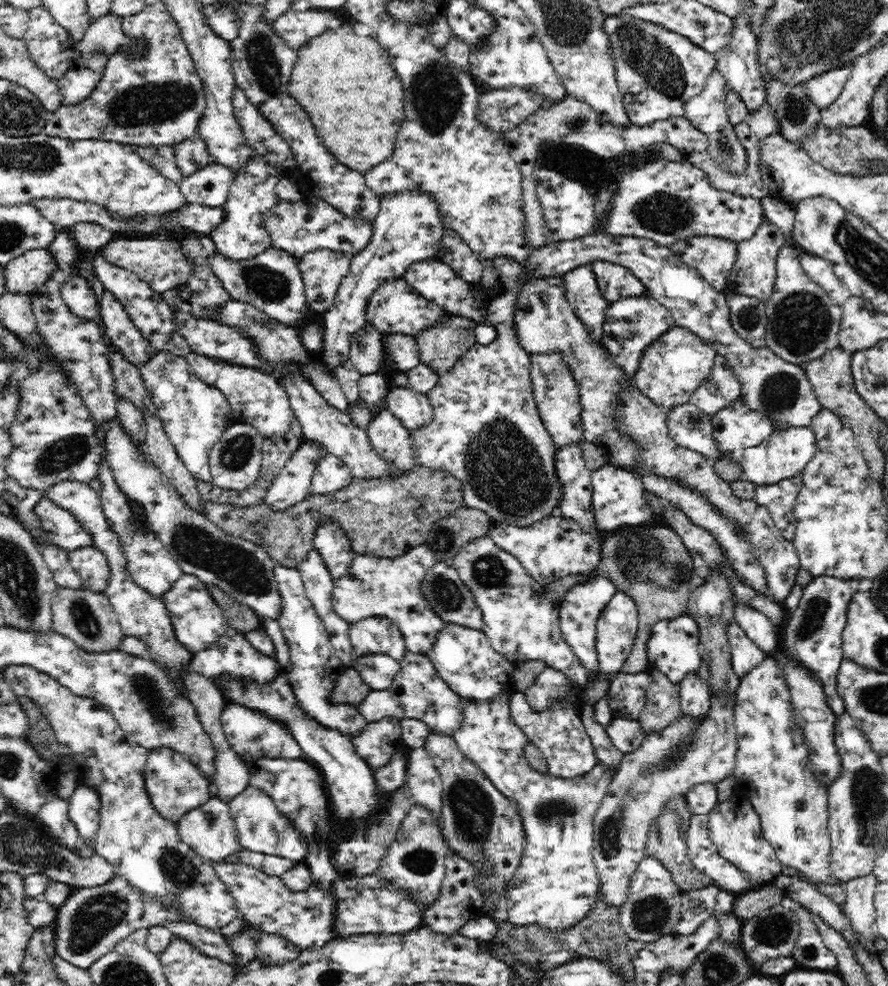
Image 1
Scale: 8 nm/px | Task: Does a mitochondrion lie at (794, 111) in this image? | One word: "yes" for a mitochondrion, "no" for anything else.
yes

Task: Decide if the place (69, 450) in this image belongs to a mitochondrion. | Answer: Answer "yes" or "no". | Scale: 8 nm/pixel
yes

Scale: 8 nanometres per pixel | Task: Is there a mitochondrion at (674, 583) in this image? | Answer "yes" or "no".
yes

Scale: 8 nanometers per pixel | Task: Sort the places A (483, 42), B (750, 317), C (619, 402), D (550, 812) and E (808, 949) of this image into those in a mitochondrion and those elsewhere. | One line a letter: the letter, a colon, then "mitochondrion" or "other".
A: other
B: mitochondrion
C: other
D: mitochondrion
E: mitochondrion

